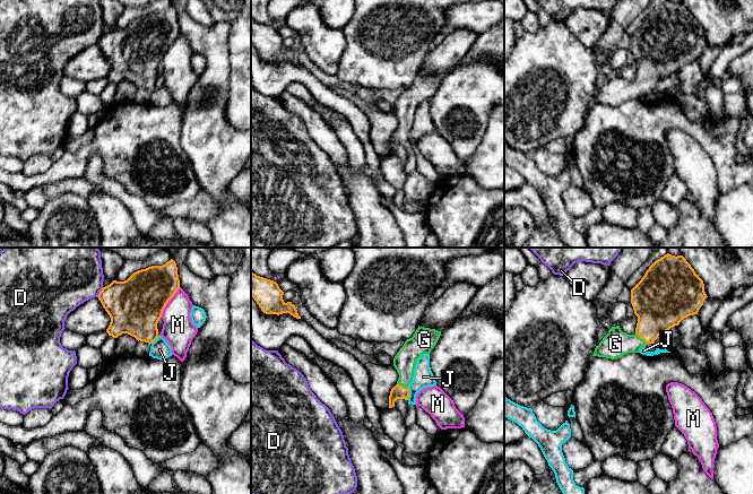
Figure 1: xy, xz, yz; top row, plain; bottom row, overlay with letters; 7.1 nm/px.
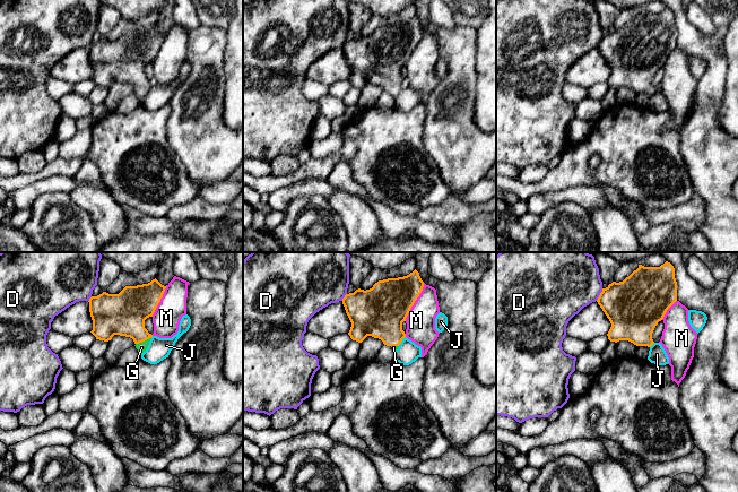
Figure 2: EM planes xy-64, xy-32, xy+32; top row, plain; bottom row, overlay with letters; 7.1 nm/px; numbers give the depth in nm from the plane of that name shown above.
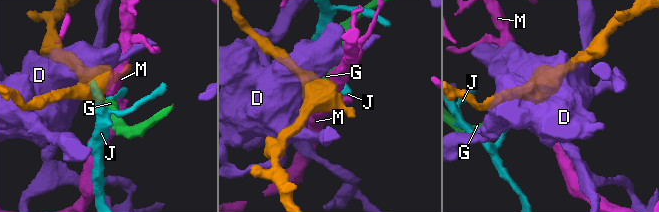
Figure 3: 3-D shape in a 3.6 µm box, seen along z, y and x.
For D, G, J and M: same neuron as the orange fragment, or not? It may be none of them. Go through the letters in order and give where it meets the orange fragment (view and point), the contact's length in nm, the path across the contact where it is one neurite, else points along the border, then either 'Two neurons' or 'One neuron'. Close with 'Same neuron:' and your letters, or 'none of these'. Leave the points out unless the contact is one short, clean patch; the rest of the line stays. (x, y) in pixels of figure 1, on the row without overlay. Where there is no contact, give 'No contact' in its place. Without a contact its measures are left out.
D: Touches orange at xy (100, 38). Shared border 90 nm. Two neurons
G: Touches orange at yz (641, 85). Shared border 120 nm. Path across: yz (658, 54), (641, 85), (634, 89), (615, 90). One neuron
J: Touches orange at xz (408, 140). Shared border 90 nm. Boundary: xz (407, 135), (408, 146). Two neurons
M: Touches orange at xy (167, 49). Shared border 260 nm. Boundary: xy (180, 34), (166, 51), (161, 63). Two neurons
Same neuron: G

